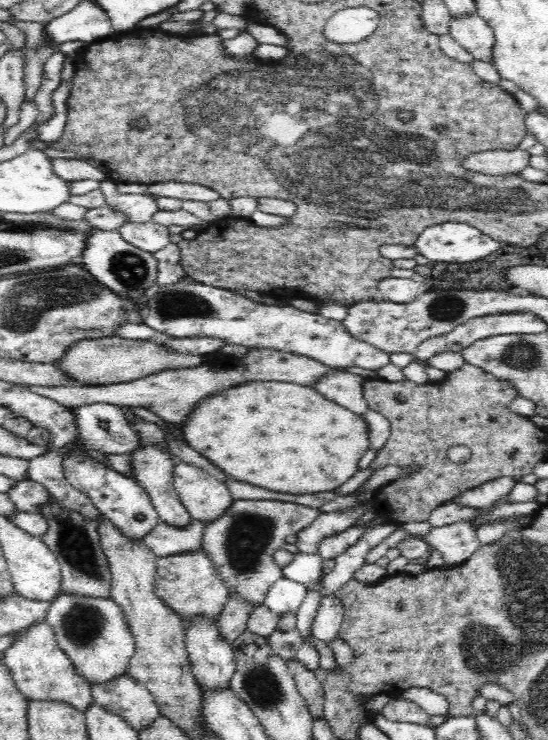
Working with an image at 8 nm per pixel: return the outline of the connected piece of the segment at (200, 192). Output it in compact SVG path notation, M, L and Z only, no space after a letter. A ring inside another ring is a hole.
M158 181L156 184L149 184L148 190L153 196L163 196L164 198L174 198L181 201L202 200L209 203L221 197L216 190L191 182Z

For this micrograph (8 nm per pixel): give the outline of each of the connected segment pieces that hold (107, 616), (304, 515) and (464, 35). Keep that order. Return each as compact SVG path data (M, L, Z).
M60 590L60 594L50 600L45 621L54 631L58 648L69 656L76 672L89 683L102 684L127 674L135 654L135 640L121 606L114 599L70 596Z
M232 500L220 519L206 525L203 532L203 551L211 558L212 564L228 587L229 594L239 594L244 600L250 600L253 606L262 606L269 588L279 578L283 577L282 568L274 561L274 552L280 550L288 535L298 534L304 528L311 526L320 511L294 502L280 500Z
M479 14L452 18L450 29L449 36L466 48L476 60L492 61L495 35Z

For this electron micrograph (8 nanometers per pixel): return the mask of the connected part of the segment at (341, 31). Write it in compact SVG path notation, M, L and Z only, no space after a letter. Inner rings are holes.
M343 8L326 21L324 37L338 44L357 44L377 30L378 12Z

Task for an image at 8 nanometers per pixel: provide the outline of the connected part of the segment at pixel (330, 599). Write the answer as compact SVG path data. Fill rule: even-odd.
M335 593L323 595L311 626L311 634L329 646L339 636L343 618L344 607Z

